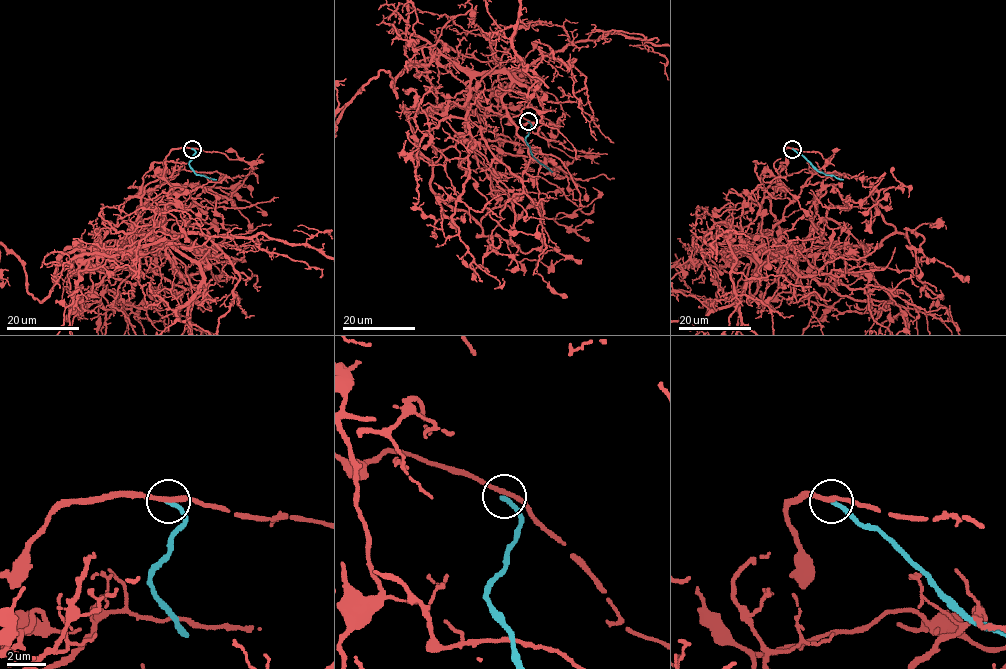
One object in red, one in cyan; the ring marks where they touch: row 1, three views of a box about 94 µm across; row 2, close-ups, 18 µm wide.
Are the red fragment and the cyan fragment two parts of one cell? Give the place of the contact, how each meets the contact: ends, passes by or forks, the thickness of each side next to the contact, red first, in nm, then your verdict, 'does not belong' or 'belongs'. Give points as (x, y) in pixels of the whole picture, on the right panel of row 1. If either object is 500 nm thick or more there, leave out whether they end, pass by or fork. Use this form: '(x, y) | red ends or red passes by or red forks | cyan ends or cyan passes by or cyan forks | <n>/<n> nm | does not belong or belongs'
(792, 149) | red passes by | cyan ends | 240/240 nm | does not belong

